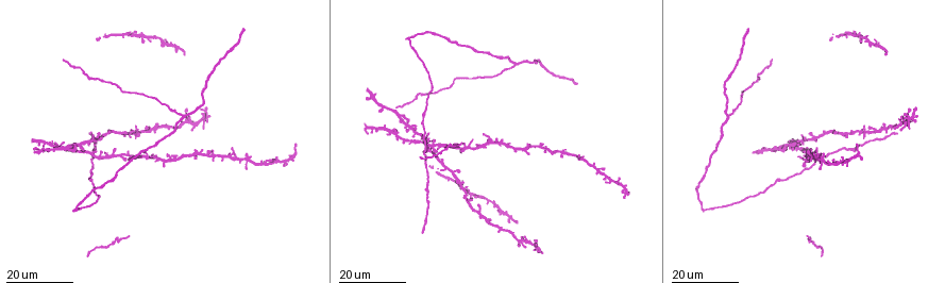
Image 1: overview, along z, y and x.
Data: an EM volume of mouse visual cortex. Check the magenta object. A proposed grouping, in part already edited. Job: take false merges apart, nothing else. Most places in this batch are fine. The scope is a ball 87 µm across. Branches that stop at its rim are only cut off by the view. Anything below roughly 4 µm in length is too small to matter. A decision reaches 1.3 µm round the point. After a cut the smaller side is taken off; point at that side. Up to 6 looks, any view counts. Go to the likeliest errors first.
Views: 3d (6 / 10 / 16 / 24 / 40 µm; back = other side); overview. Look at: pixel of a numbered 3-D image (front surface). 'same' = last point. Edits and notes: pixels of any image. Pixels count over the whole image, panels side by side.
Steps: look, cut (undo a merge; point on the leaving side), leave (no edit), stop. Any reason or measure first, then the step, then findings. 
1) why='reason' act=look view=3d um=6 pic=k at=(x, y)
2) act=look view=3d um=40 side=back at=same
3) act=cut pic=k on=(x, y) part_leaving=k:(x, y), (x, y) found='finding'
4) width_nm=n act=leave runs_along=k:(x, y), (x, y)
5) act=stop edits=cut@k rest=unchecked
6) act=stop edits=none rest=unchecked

why='looks like a crossing' act=look view=3d um=24 pic=1 at=(521, 243)

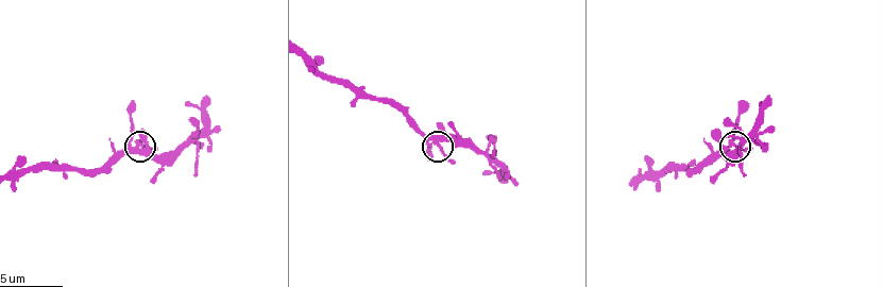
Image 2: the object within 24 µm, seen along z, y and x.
act=look view=3d um=10 pic=2 at=(731, 142)

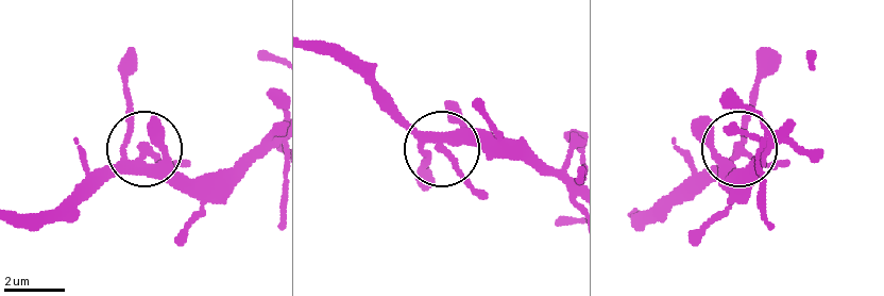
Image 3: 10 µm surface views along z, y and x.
width_nm=210 act=leave found='one cell here'

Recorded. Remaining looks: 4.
why='four-way junction' act=look view=3d um=16 pic=1 at=(158, 158)

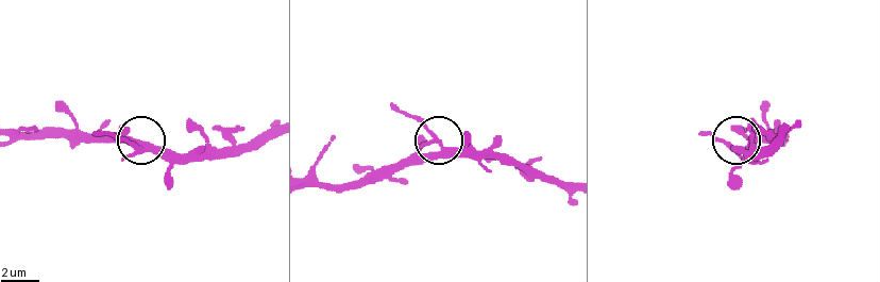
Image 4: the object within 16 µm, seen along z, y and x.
act=look view=3d um=6 pic=4 at=(440, 144)

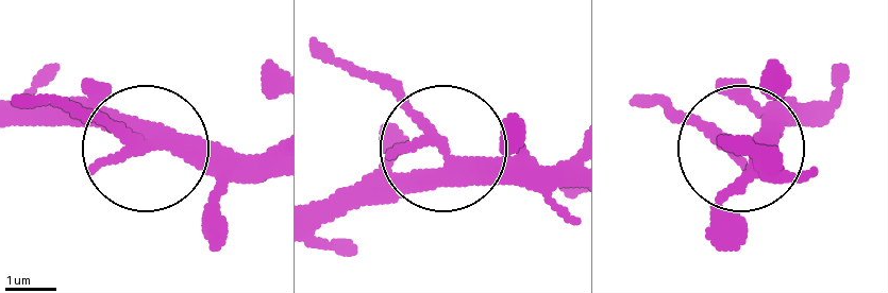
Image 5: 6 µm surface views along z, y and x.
width_nm=300 act=leave runs_along=5:(321, 222), (398, 201), (440, 154), (364, 69) found='all the same cell'

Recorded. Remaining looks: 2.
why='sudden change in width' act=look view=3d um=16 pic=1 at=(144, 152)

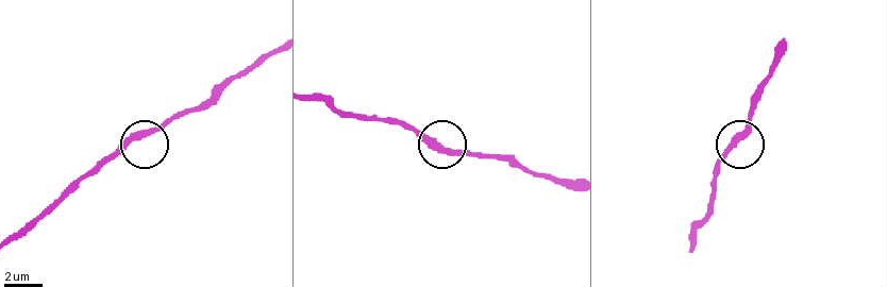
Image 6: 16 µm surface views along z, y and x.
act=look view=3d um=6 pic=6 at=(151, 132)

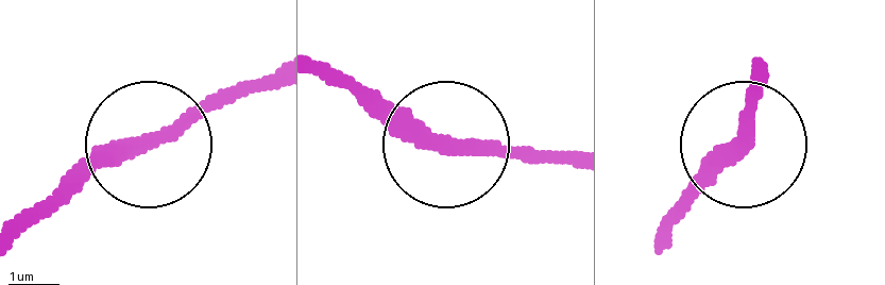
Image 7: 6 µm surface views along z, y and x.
width_nm=330 act=leave runs_along=7:(20, 232), (244, 84) found='continuous, no second cell'

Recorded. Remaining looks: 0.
act=stop edits=none rest=unchecked

